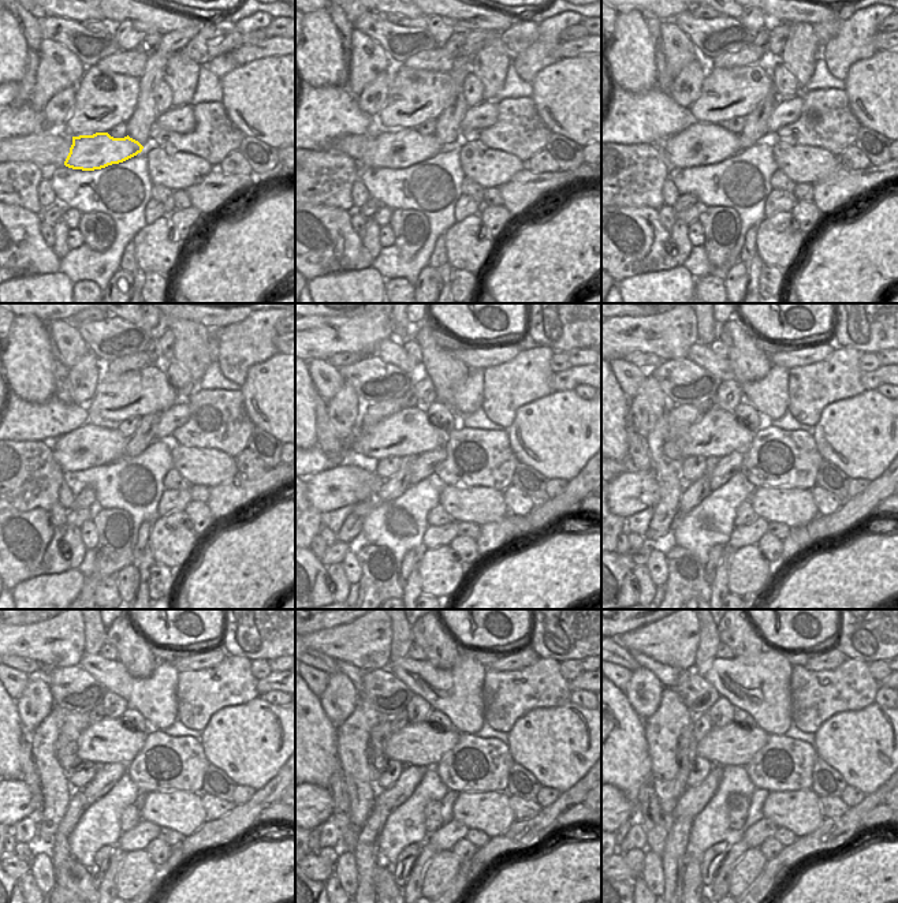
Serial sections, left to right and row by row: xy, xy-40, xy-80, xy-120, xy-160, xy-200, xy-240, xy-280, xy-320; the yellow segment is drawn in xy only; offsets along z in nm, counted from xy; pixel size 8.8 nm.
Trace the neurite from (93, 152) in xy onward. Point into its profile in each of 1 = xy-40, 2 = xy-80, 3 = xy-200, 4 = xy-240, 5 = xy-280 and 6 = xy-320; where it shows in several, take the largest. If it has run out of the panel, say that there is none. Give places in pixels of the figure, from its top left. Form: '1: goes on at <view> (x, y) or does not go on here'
1: goes on at xy-40 (399, 149)
2: goes on at xy-80 (685, 149)
3: goes on at xy-200 (632, 492)
4: goes on at xy-240 (17, 802)
5: goes on at xy-280 (323, 799)
6: goes on at xy-320 (629, 809)

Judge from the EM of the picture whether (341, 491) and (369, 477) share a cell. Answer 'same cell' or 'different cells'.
same cell

